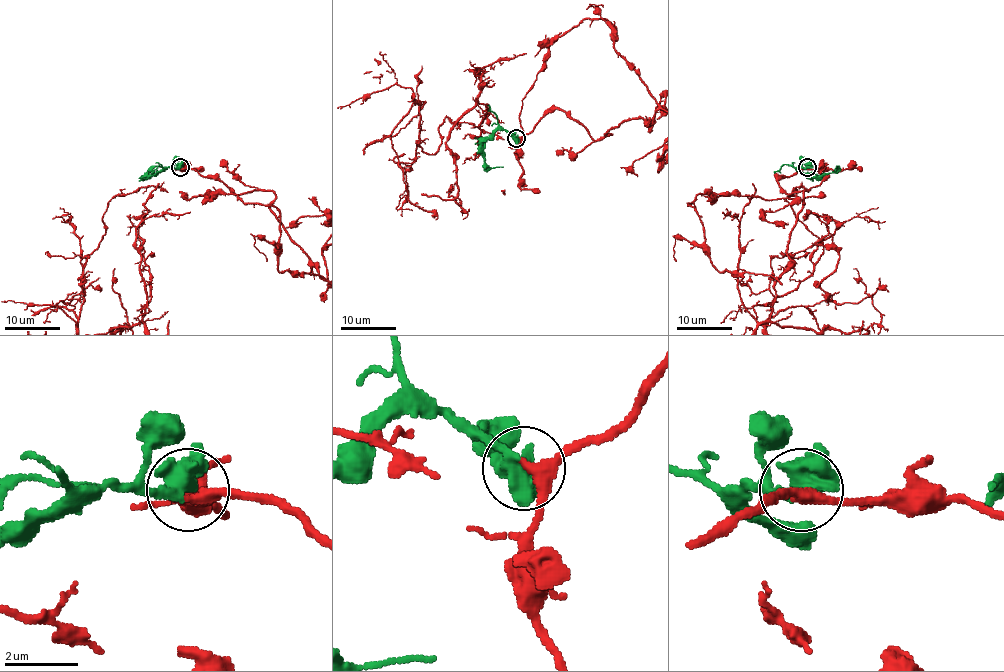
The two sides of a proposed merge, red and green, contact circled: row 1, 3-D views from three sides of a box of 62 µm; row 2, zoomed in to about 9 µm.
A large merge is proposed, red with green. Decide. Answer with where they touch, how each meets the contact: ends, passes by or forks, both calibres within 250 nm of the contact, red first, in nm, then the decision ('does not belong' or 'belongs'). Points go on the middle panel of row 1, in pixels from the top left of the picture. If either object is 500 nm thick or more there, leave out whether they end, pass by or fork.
place (516, 138); calibres 320 and 600 nm; belongs

